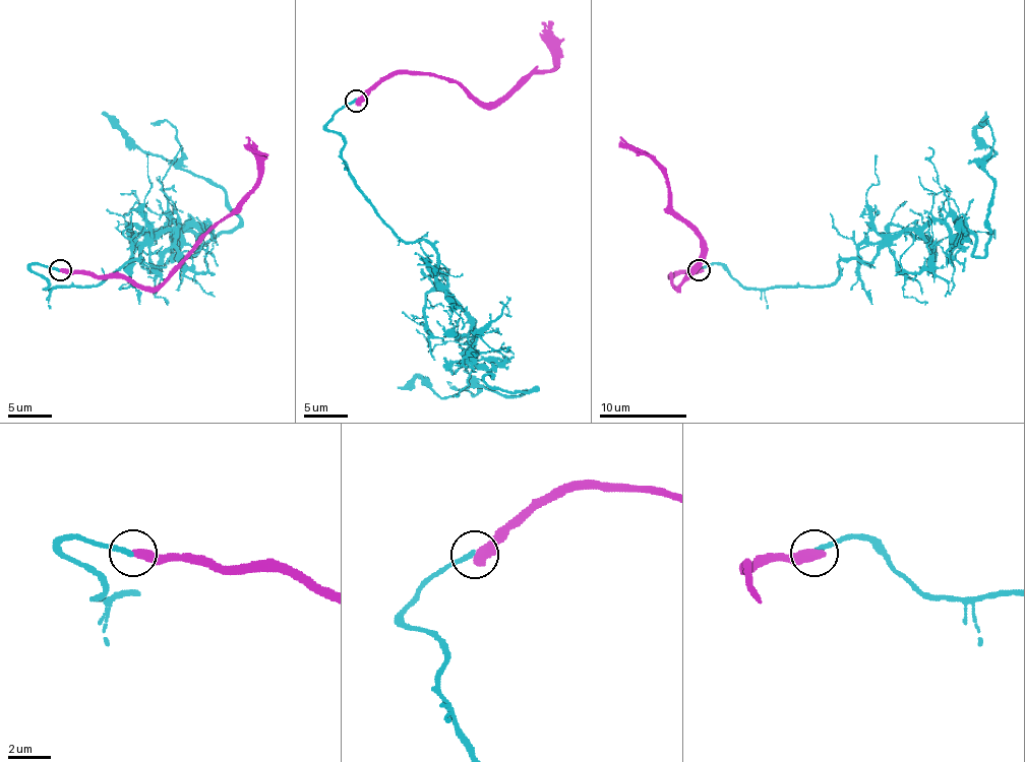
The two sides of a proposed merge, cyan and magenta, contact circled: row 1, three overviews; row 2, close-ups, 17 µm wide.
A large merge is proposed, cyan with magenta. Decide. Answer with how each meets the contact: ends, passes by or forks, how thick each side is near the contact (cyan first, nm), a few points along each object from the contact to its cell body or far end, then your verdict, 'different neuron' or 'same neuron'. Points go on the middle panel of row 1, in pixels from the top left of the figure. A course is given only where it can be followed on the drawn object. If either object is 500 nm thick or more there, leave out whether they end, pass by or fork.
cyan ends; magenta ends; calibres 260 and 480 nm; course cyan (357, 102), (325, 125), (357, 189), (437, 254), (483, 379), (536, 389), (398, 387); course magenta (357, 102), (398, 73), (426, 73), (496, 104), (532, 73), (553, 68), (553, 36), (542, 22); different neuron

